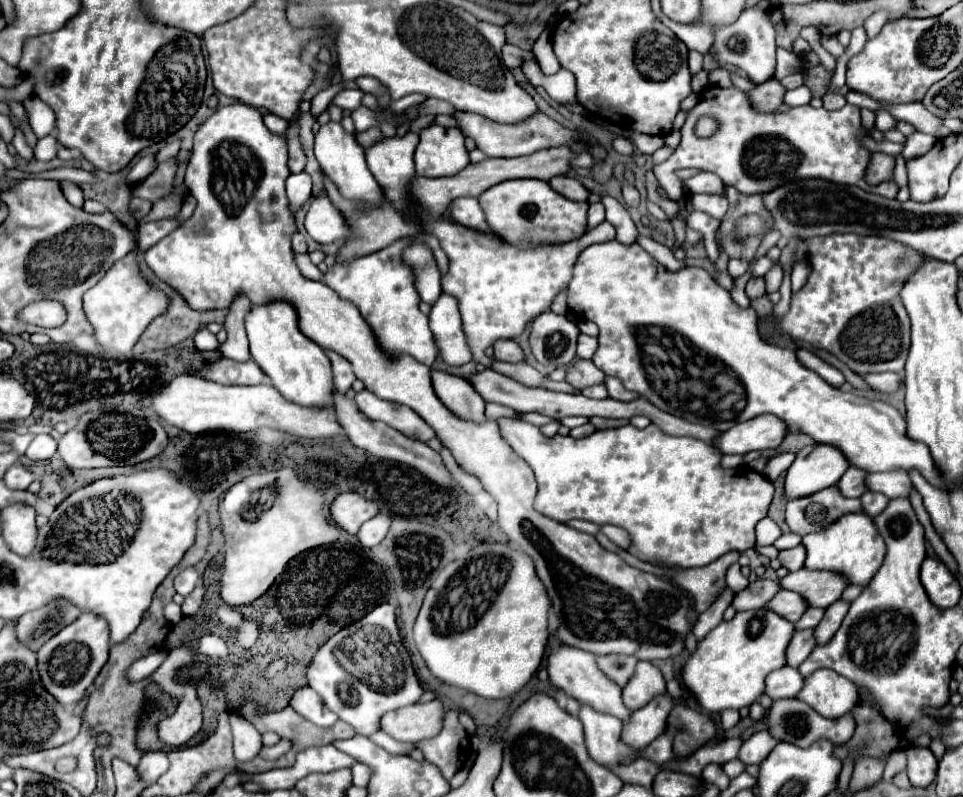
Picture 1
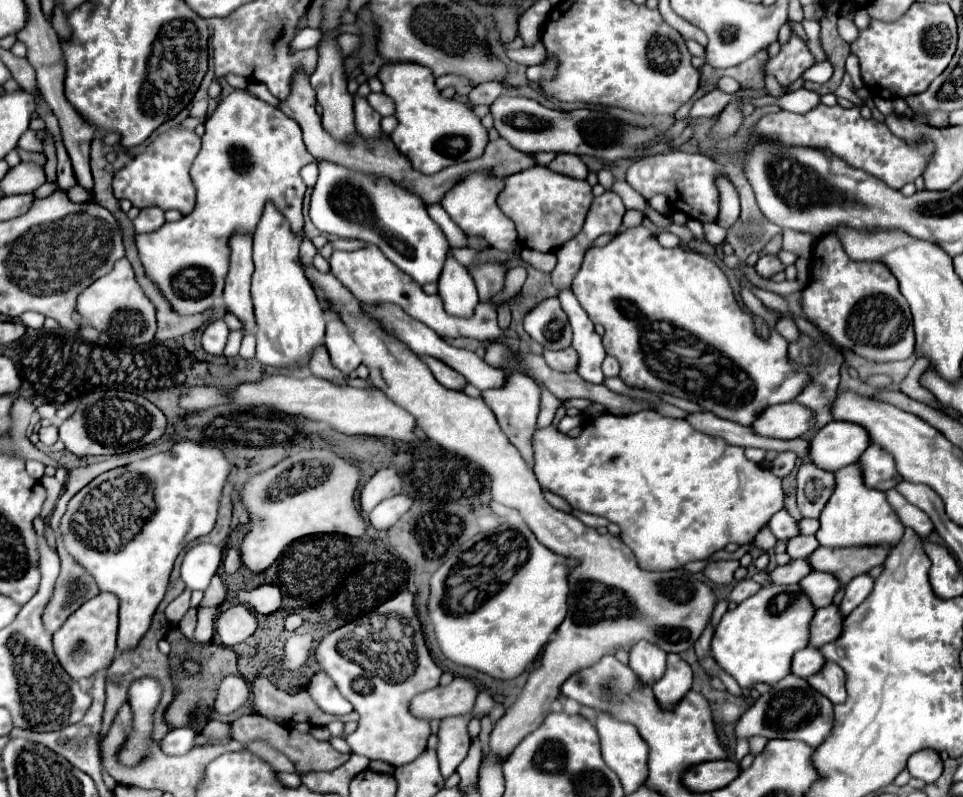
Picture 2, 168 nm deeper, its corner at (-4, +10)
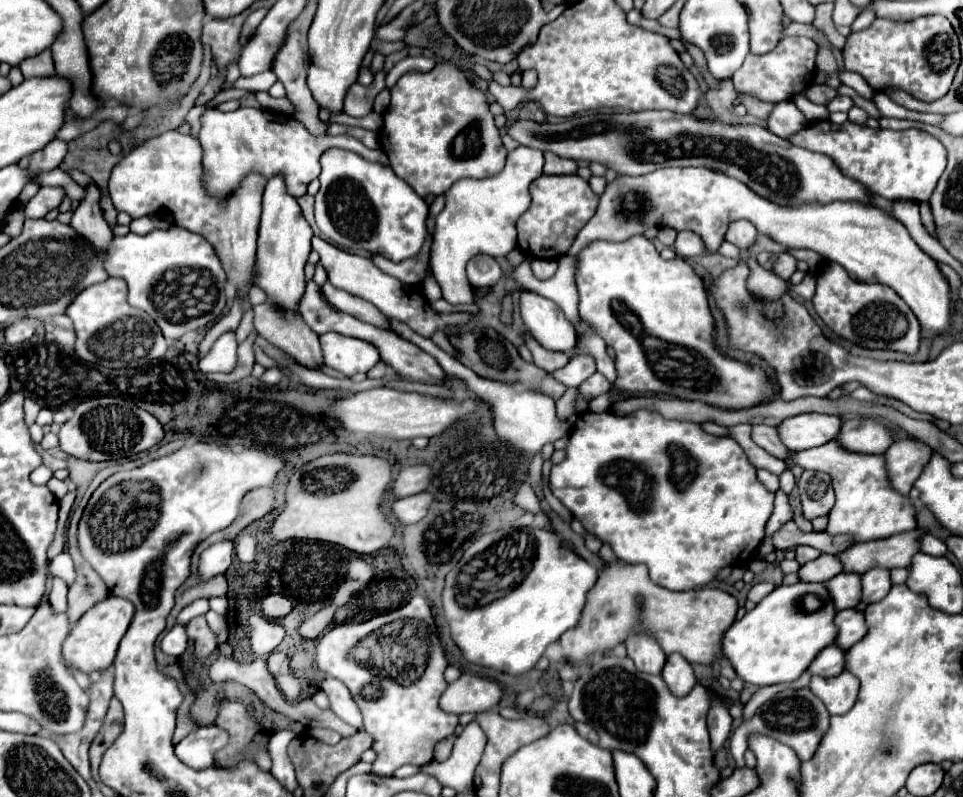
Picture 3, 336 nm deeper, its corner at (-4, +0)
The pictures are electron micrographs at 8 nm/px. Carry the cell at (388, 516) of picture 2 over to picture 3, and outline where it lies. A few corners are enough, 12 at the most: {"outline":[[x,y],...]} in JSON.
{"outline":[[430,492],[396,500],[392,512],[402,524],[414,524],[434,500]]}

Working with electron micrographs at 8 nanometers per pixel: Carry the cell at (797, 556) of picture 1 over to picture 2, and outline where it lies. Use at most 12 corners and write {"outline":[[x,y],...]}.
{"outline":[[794,536],[786,552],[792,560],[808,558],[816,548],[814,536]]}

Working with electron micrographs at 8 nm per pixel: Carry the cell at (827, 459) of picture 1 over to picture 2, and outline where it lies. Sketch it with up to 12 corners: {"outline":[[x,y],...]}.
{"outline":[[830,422],[814,434],[808,462],[836,472],[870,440],[862,426]]}

